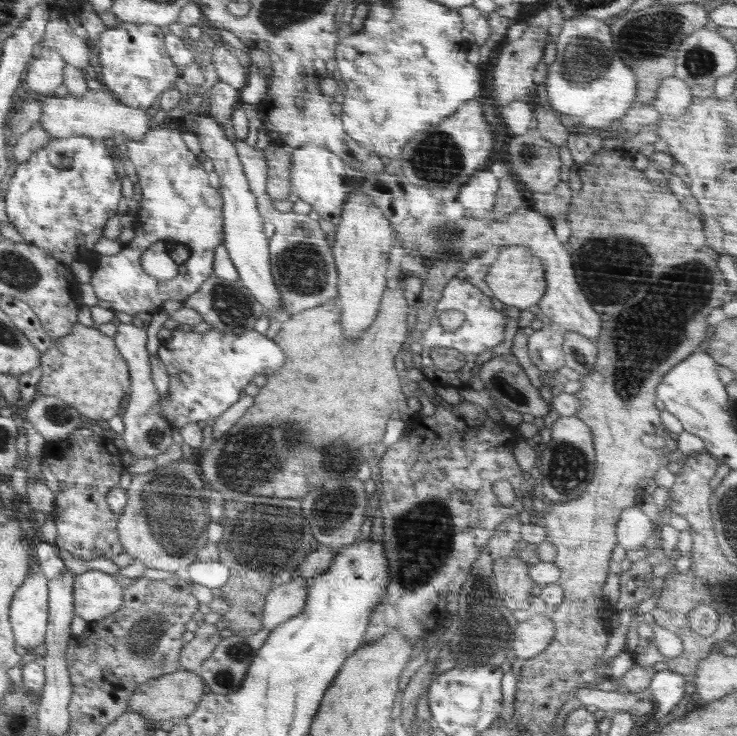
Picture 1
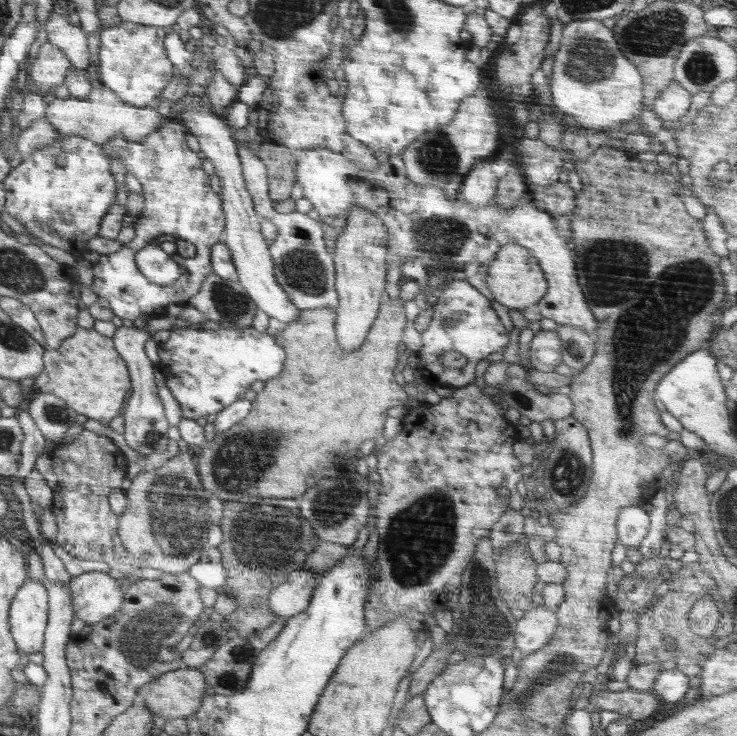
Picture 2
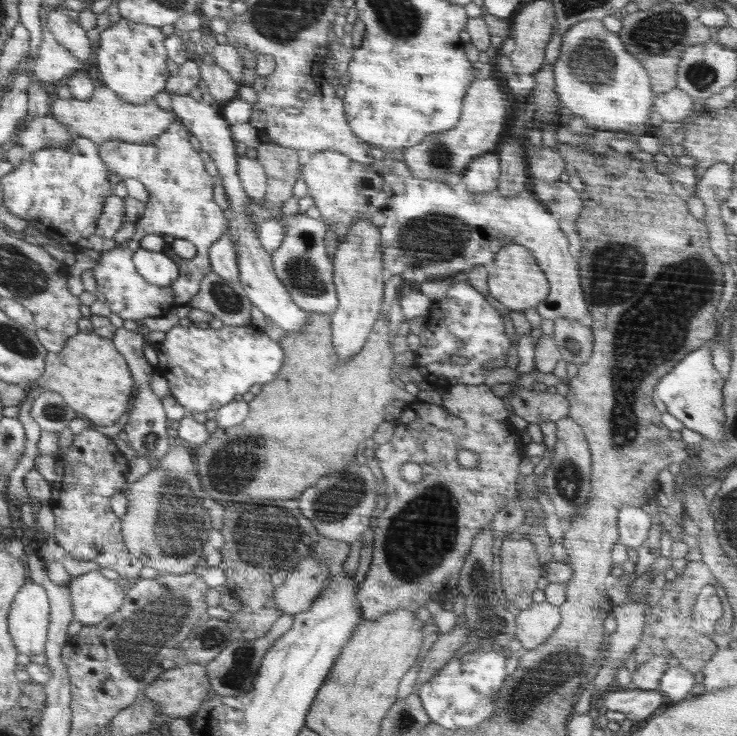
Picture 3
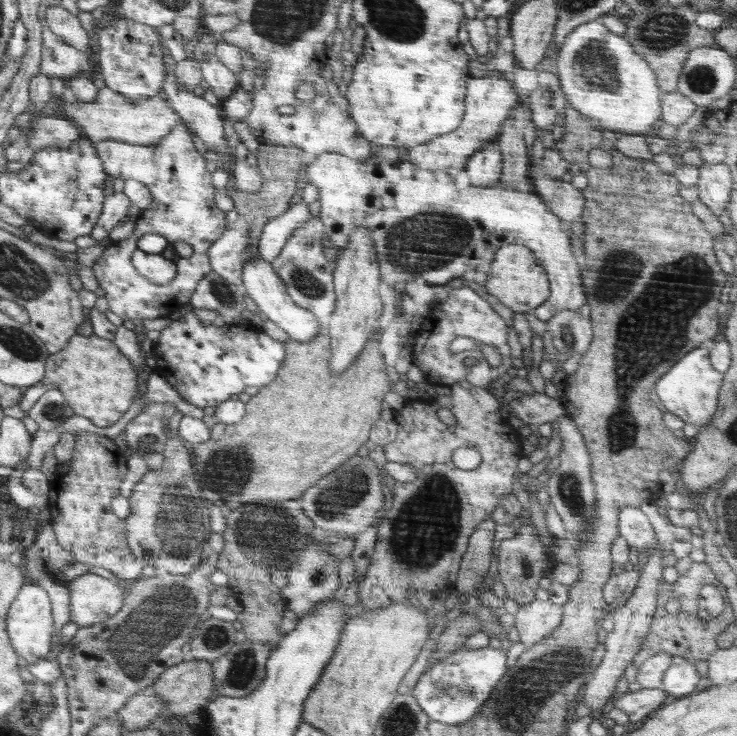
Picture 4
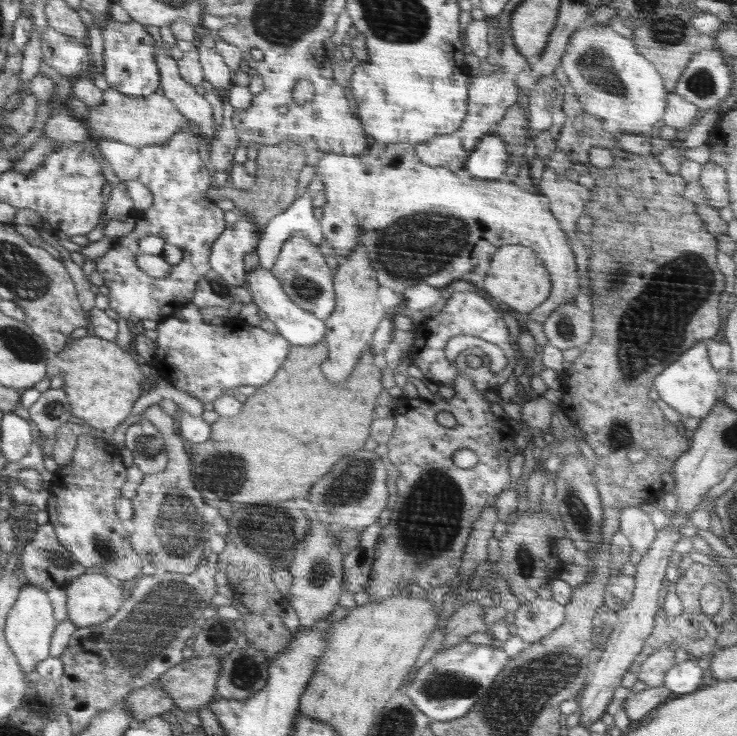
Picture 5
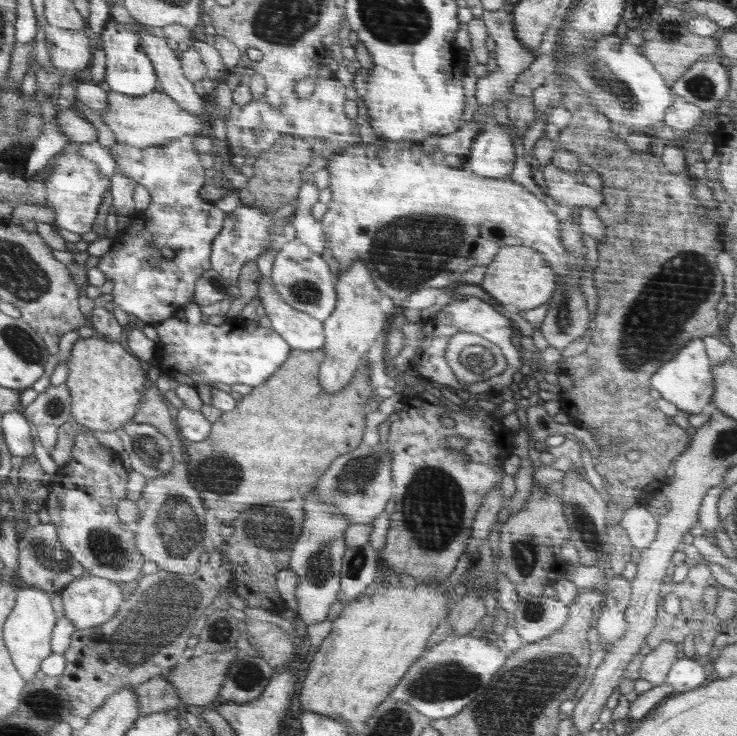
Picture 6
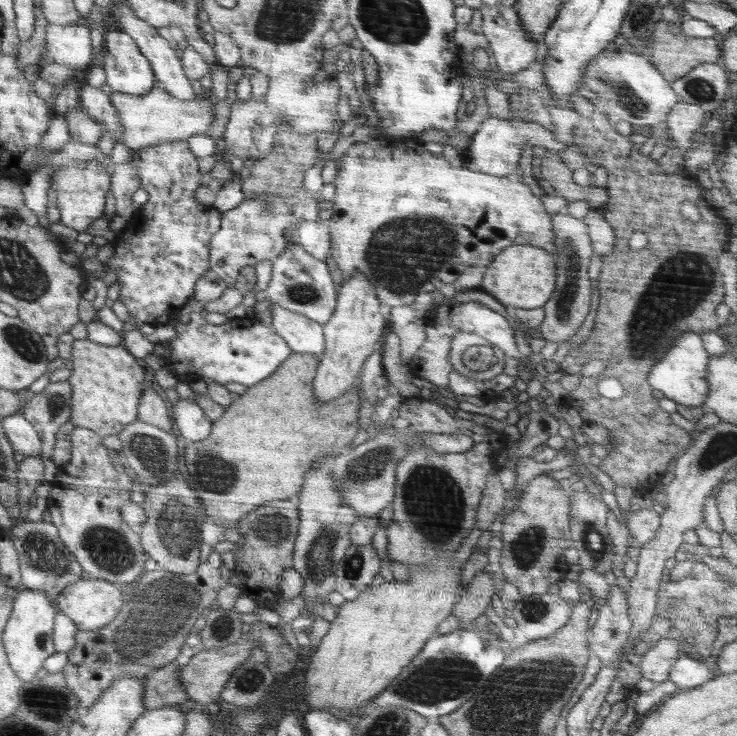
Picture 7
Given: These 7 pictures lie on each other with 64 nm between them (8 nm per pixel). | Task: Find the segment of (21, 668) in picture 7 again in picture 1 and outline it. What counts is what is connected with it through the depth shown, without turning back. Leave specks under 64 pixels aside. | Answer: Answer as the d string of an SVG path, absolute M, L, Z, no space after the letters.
M42 572L33 574L19 589L11 609L17 643L28 650L46 643L50 618L50 580Z

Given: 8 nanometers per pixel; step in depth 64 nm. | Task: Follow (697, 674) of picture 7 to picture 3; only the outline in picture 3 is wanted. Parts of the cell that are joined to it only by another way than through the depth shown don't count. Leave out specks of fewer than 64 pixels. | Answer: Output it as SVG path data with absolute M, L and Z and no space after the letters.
M678 665L669 667L662 674L658 682L658 691L664 693L667 703L676 703L686 699L690 695L690 690L696 683L695 673Z

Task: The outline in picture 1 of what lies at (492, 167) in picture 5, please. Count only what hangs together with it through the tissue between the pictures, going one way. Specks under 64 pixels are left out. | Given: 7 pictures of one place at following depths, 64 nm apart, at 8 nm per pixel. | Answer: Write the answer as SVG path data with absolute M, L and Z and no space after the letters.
M488 168L479 172L460 189L456 198L463 203L464 211L476 218L486 216L492 210L499 189L499 179Z

